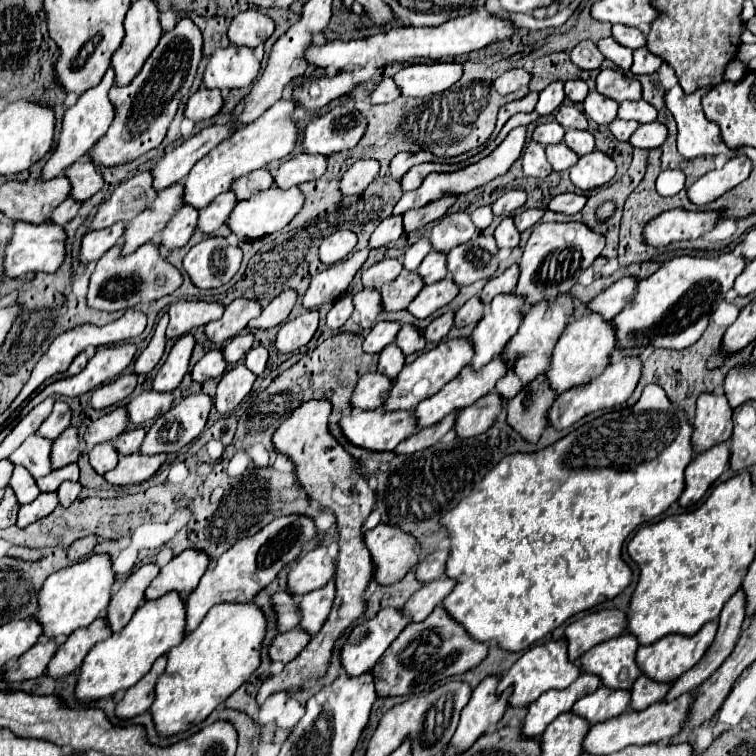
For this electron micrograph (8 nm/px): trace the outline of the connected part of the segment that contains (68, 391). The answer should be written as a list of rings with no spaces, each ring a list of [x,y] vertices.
[[[134,344],[98,348],[98,352],[90,358],[90,362],[86,364],[86,368],[80,374],[76,374],[72,378],[56,380],[50,386],[46,386],[38,396],[34,396],[26,404],[26,412],[30,412],[34,406],[38,406],[48,396],[62,394],[62,396],[78,398],[78,396],[82,396],[82,394],[106,384],[108,380],[116,378],[132,362],[134,354],[136,354],[136,346]]]

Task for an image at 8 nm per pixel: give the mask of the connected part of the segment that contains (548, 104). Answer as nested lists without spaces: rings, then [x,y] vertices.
[[[554,82],[546,90],[540,92],[540,100],[536,104],[536,112],[538,112],[538,116],[548,116],[562,102],[564,102],[564,84],[562,82]]]

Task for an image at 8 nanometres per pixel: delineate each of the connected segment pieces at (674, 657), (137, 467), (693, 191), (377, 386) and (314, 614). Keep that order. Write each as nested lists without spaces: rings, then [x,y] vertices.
[[[708,622],[700,628],[698,634],[694,634],[690,638],[680,636],[680,634],[664,636],[664,638],[660,638],[658,642],[654,642],[650,646],[642,646],[636,652],[636,664],[638,664],[638,668],[642,670],[644,676],[648,676],[656,682],[674,682],[676,678],[680,678],[686,670],[690,670],[704,656],[704,652],[708,650],[708,646],[712,644],[712,640],[716,636],[716,628],[718,626],[714,622]]]
[[[130,454],[120,456],[118,466],[104,474],[104,478],[114,486],[128,486],[128,484],[140,484],[154,476],[154,472],[164,464],[166,454],[156,456],[144,456],[144,454]]]
[[[734,156],[722,170],[714,170],[704,174],[688,188],[688,198],[696,206],[704,206],[732,190],[734,186],[742,184],[750,176],[750,160],[742,156]]]
[[[378,372],[364,374],[354,388],[350,406],[360,410],[378,410],[382,408],[382,402],[386,400],[390,386],[392,386],[392,380],[388,380],[384,374],[378,374]]]
[[[330,580],[326,586],[322,586],[320,590],[312,590],[308,594],[304,594],[298,600],[298,606],[302,610],[302,618],[300,618],[300,628],[304,632],[308,632],[310,636],[318,634],[318,630],[322,628],[322,624],[326,622],[332,602],[334,602],[334,582]]]

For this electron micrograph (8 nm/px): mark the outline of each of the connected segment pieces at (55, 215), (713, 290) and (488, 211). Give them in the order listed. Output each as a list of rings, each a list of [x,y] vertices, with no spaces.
[[[66,198],[66,200],[52,212],[50,220],[54,220],[58,226],[64,226],[66,222],[70,222],[70,220],[76,216],[76,212],[78,212],[80,206],[82,206],[80,202],[74,202],[72,198]]]
[[[734,252],[720,254],[716,258],[712,258],[712,256],[708,256],[708,258],[706,256],[676,256],[676,258],[668,260],[666,264],[660,266],[658,272],[654,272],[650,278],[646,278],[638,284],[638,290],[636,290],[636,296],[632,298],[632,302],[626,304],[626,308],[612,320],[614,328],[616,328],[614,352],[626,350],[626,348],[642,348],[642,346],[650,346],[650,344],[654,348],[684,350],[684,348],[696,344],[708,326],[710,314],[724,300],[726,292],[734,286],[734,280],[740,276],[744,266],[746,266],[746,260],[736,256]]]
[[[482,206],[482,208],[472,212],[472,222],[474,222],[474,226],[478,230],[488,228],[492,224],[492,220],[494,220],[494,216],[492,216],[492,208],[490,206]]]

